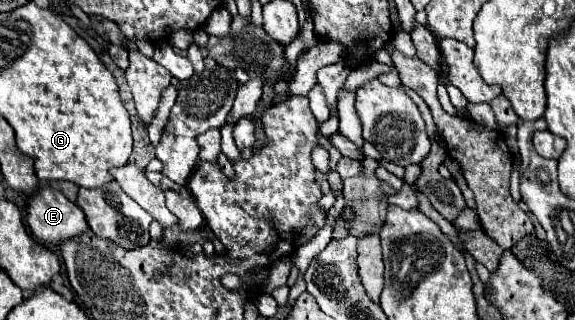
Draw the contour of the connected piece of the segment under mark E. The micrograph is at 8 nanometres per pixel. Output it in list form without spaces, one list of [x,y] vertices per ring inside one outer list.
[[[42,185],[28,201],[28,227],[40,241],[56,247],[90,231],[84,211],[48,185]]]

